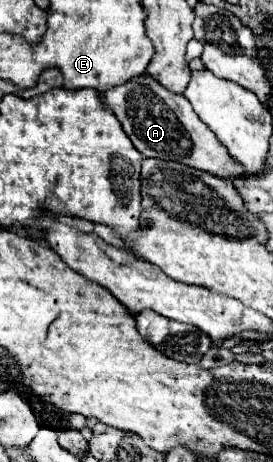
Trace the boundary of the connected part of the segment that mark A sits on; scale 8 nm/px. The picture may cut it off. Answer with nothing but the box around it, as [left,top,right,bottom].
[104,74,248,180]

